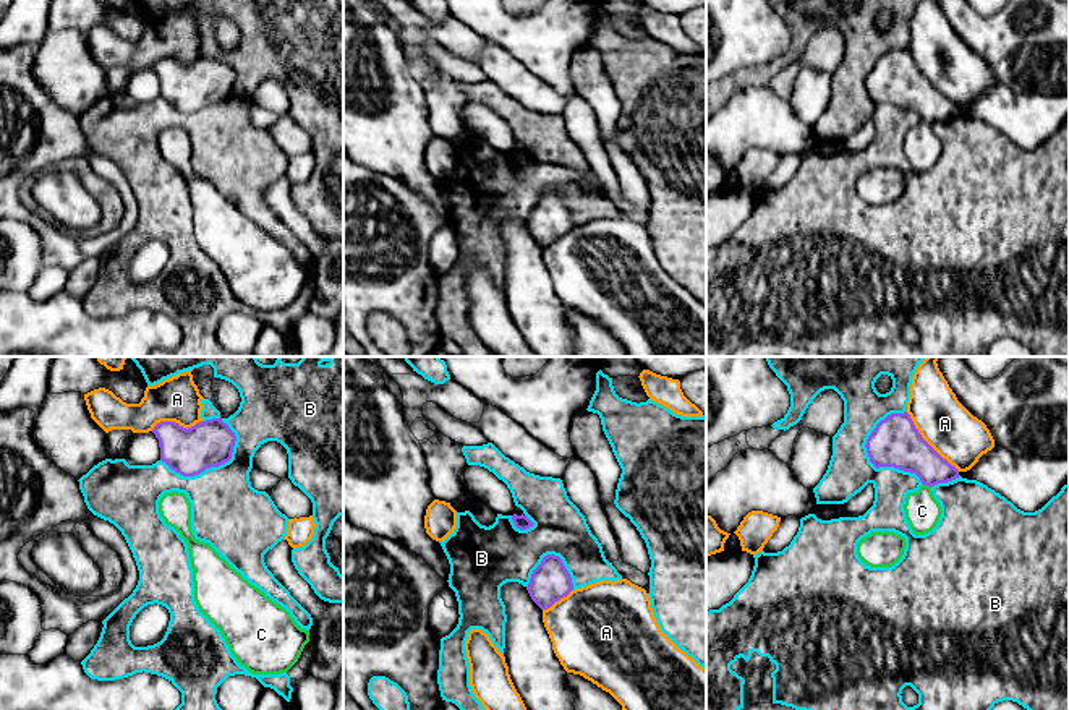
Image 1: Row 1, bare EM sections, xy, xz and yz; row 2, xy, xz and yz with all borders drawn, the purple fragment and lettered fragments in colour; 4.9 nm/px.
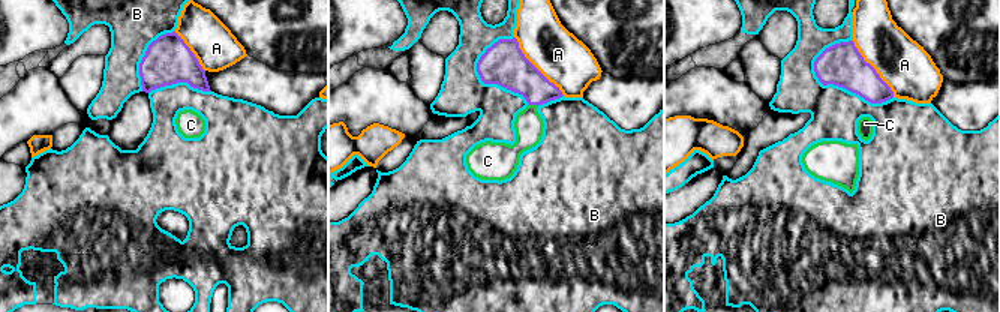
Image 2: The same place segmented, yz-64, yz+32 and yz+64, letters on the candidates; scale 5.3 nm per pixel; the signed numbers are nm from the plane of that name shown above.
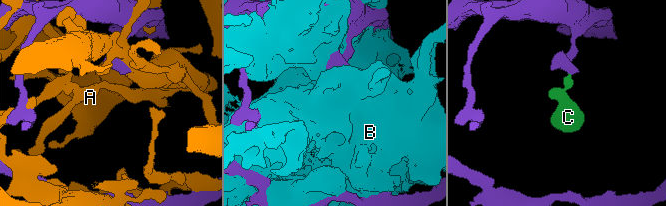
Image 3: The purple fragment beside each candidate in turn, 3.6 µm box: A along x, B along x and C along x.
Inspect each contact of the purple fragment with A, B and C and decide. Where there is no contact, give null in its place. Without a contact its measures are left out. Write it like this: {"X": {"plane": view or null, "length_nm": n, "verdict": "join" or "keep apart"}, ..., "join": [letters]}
{"A": {"plane": "yz", "length_nm": 400, "verdict": "keep apart"}, "B": {"plane": "xy", "length_nm": 400, "verdict": "keep apart"}, "C": {"plane": "yz", "length_nm": 50, "verdict": "join"}, "join": ["C"]}

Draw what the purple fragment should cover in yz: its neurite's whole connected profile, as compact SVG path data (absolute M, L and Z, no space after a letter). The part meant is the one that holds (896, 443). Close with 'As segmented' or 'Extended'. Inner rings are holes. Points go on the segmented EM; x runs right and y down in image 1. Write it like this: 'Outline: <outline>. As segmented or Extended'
Outline: M907 412L881 420L865 447L876 468L894 467L920 478L920 490L905 498L905 519L915 535L931 532L941 517L941 506L931 488L959 478L959 470L922 438Z. Extended

